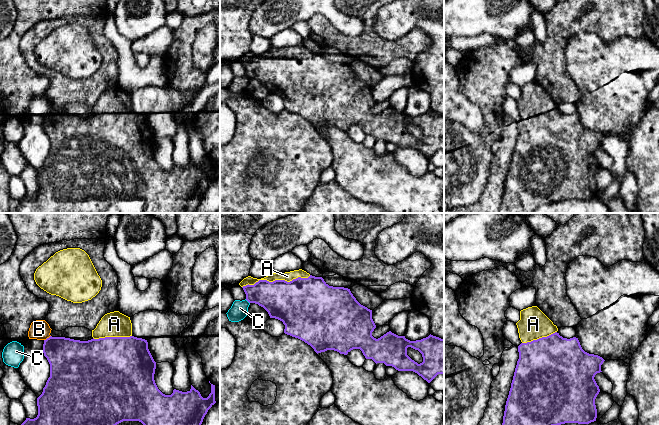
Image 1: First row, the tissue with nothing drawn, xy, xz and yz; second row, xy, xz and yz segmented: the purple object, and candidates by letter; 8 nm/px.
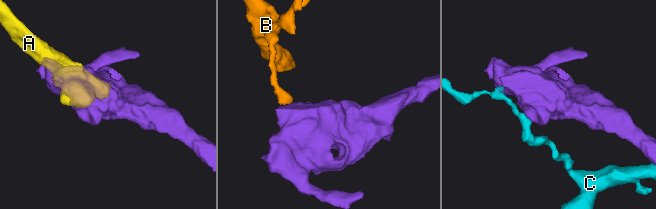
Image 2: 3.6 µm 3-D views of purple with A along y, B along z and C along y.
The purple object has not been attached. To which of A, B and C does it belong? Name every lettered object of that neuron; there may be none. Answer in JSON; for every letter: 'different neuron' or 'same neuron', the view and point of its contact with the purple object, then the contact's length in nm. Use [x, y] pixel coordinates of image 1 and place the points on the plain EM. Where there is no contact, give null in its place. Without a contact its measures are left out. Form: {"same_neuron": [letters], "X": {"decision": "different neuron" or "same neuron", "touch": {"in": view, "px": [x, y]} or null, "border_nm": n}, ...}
{"same_neuron": ["A"], "A": {"decision": "same neuron", "touch": {"in": "xz", "px": [276, 56]}, "border_nm": 550}, "B": {"decision": "different neuron", "touch": {"in": "xy", "px": [47, 114]}, "border_nm": 70}, "C": {"decision": "different neuron", "touch": {"in": "xz", "px": [247, 76]}, "border_nm": 50}}

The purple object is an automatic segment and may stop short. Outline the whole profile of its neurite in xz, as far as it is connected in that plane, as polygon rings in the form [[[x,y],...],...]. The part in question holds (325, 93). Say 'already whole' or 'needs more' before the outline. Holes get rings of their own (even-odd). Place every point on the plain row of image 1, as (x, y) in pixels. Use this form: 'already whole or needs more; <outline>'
needs more; [[[302,45],[285,49],[271,48],[261,55],[248,52],[239,61],[249,79],[258,80],[268,88],[270,94],[282,97],[285,110],[304,117],[317,130],[334,126],[347,131],[353,125],[360,125],[366,135],[372,135],[376,140],[384,139],[398,147],[413,147],[428,159],[438,150],[444,150],[444,115],[430,110],[421,116],[410,117],[391,107],[378,115],[374,114],[372,108],[376,101],[372,86],[361,81],[348,64],[329,62],[322,53],[312,52]],[[408,123],[422,130],[422,139],[418,140],[407,131]]]

